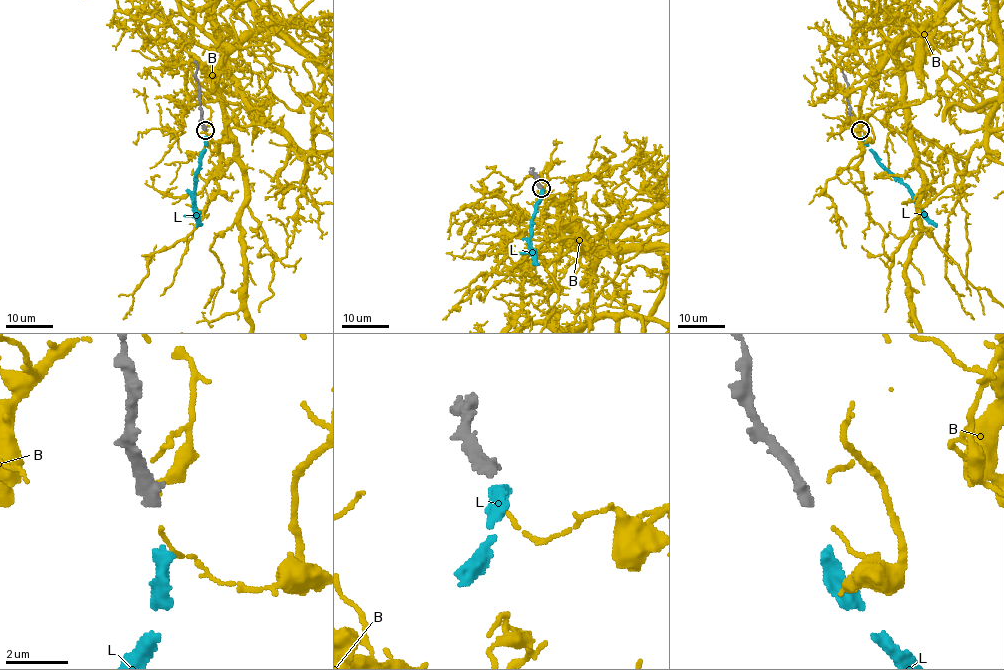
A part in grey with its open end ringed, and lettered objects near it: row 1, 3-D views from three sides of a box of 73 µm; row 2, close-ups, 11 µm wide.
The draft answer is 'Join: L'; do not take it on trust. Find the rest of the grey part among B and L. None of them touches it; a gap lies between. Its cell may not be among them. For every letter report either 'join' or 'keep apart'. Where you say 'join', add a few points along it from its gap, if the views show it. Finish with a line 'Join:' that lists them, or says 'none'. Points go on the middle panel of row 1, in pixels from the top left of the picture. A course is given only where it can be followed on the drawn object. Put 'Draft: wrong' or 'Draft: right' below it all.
B: keep apart
L: join; it runs (541, 190), (531, 220), (531, 257), (538, 265)
Join: L
Draft: right

